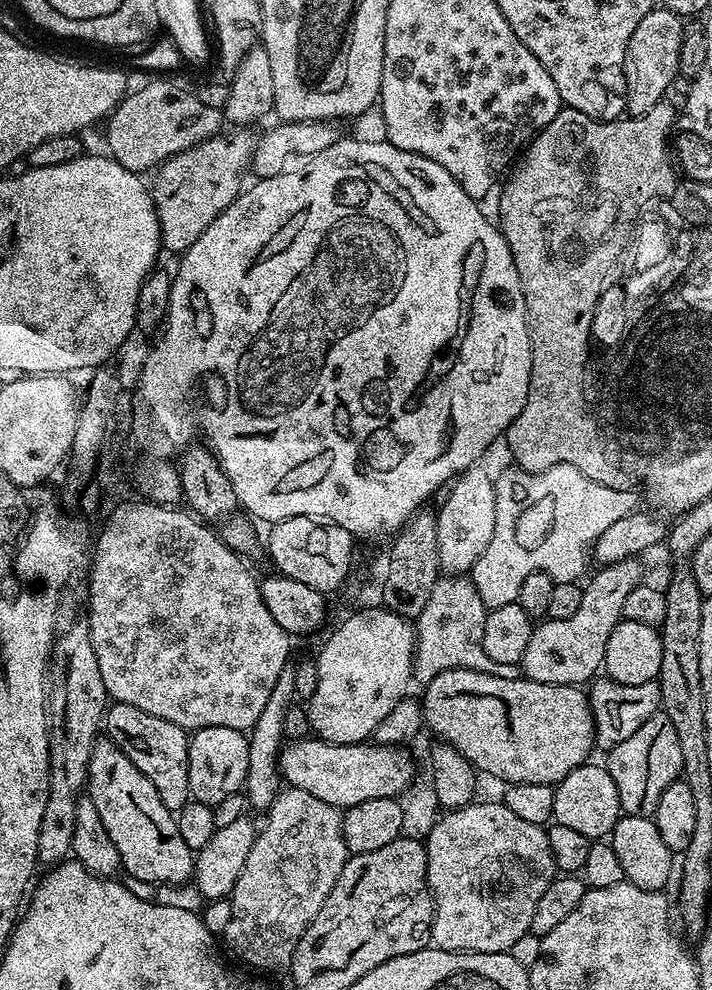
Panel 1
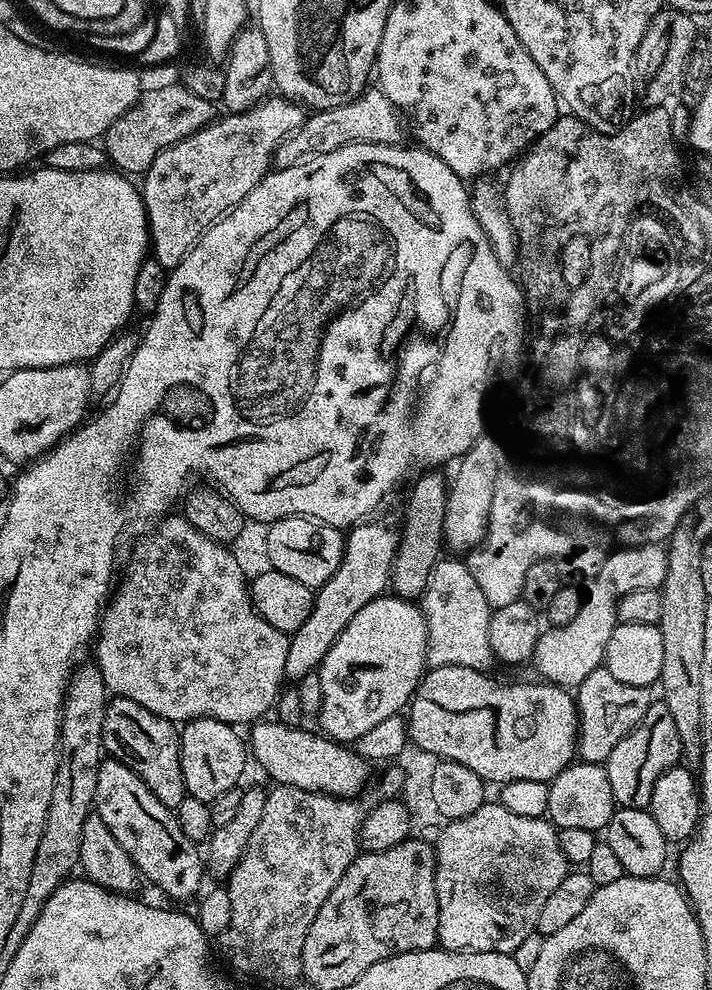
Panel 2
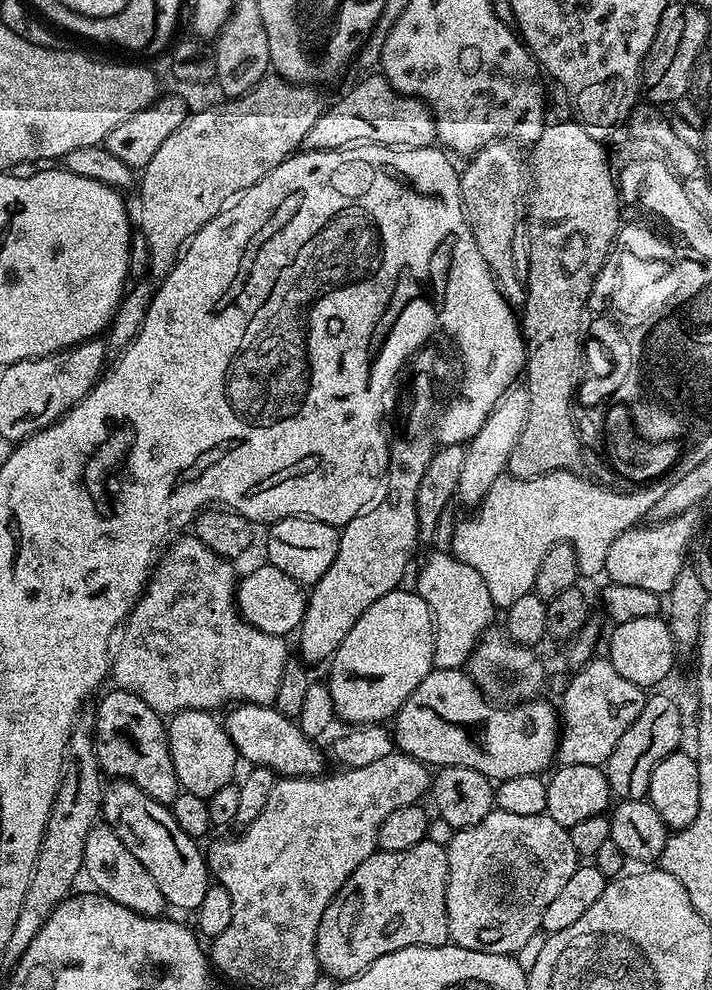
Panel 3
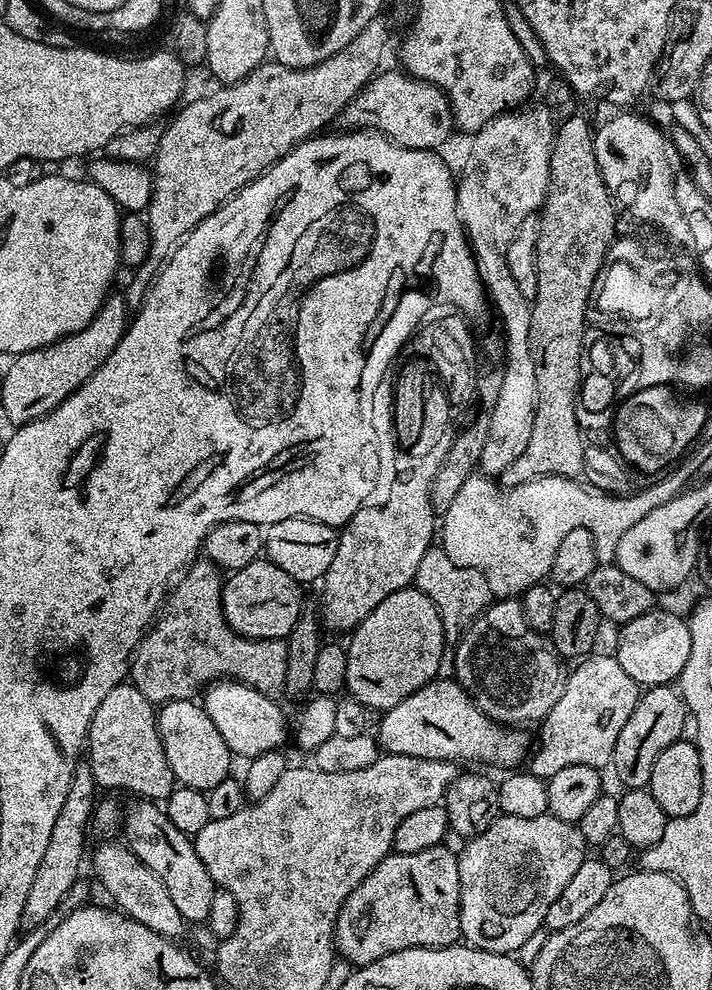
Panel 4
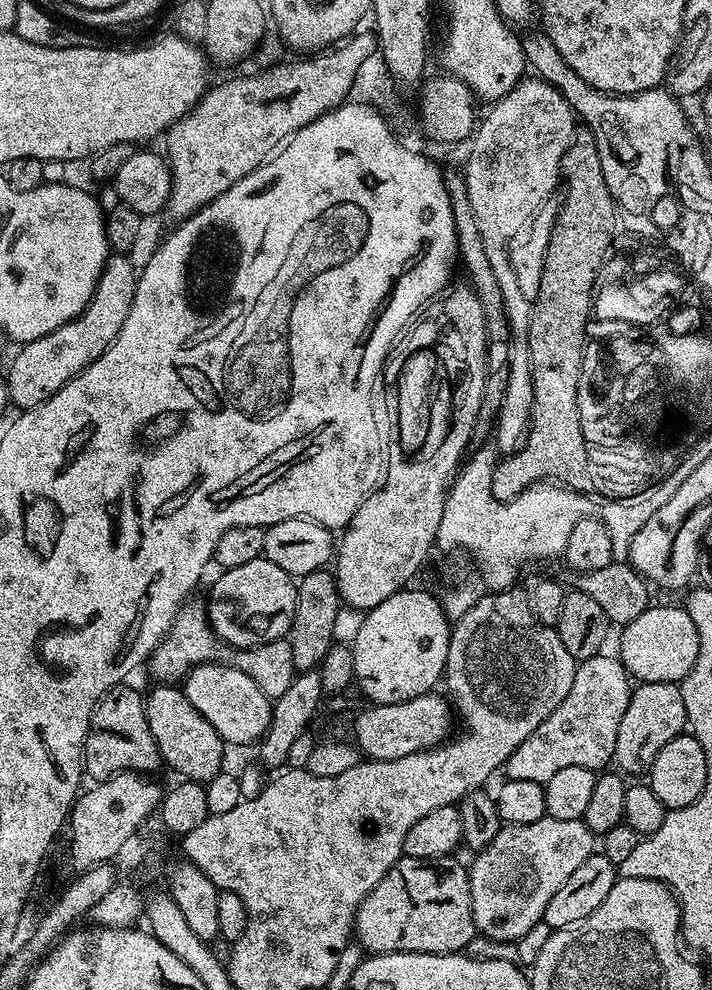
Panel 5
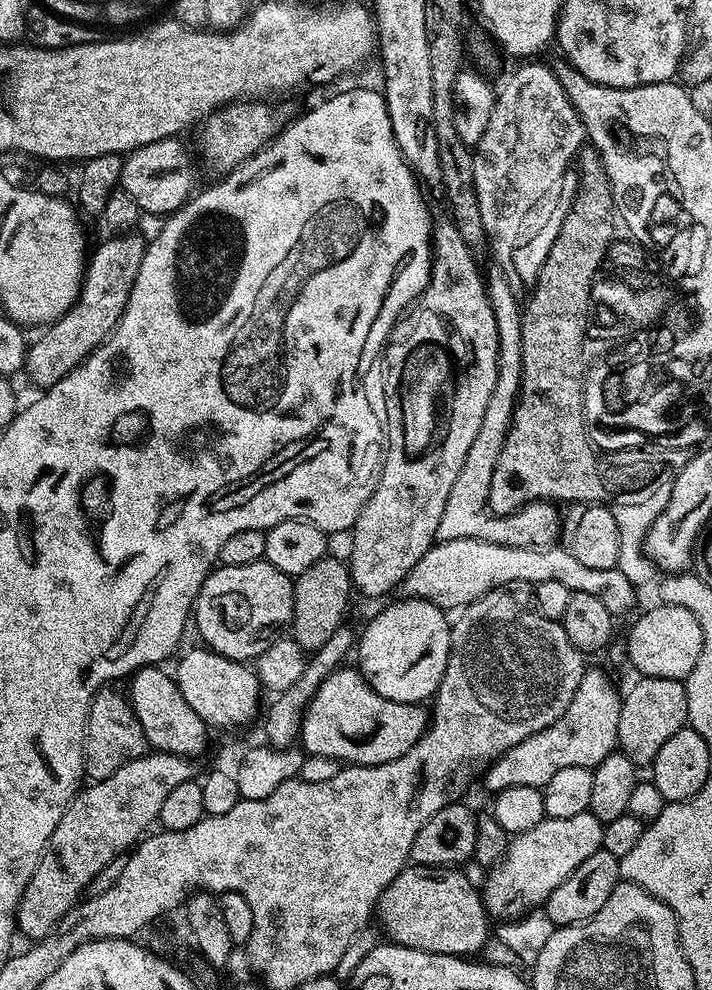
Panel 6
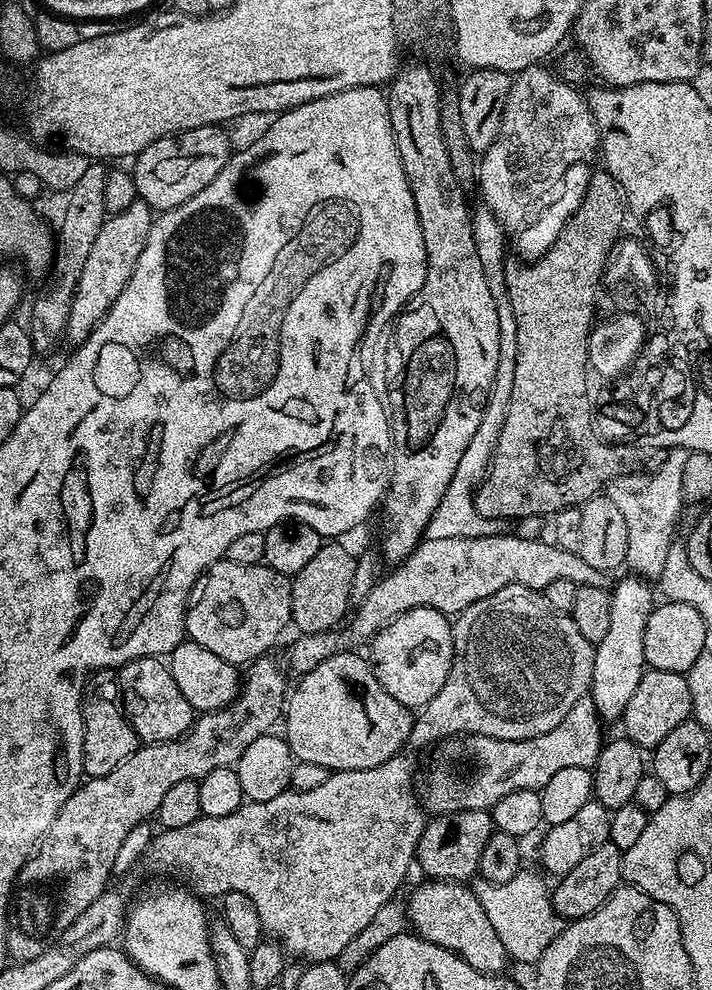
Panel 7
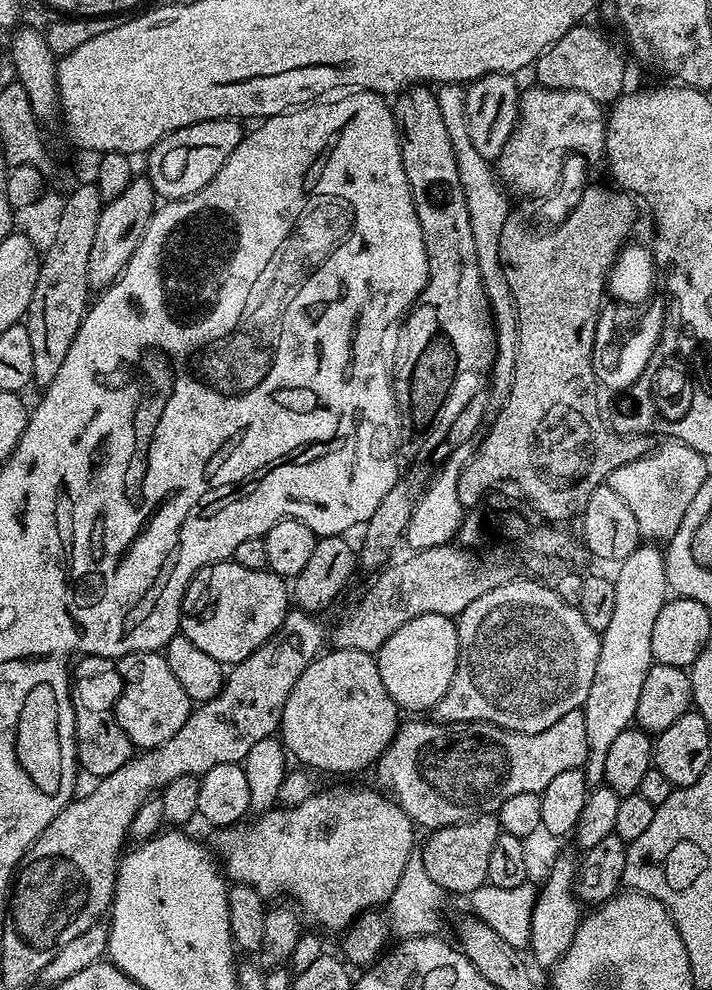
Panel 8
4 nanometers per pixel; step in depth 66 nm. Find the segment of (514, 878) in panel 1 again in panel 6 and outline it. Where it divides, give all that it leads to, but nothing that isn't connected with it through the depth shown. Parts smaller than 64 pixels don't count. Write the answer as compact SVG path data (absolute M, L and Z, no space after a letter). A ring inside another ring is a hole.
M590 811L574 814L574 818L557 820L545 818L542 822L538 822L538 826L534 826L534 830L515 833L508 841L504 857L487 869L486 879L482 885L485 908L493 917L501 916L500 920L504 922L539 909L548 895L558 886L562 886L562 882L566 882L566 878L570 878L570 874L574 874L574 870L578 870L578 866L582 866L582 862L586 862L590 854L601 851L603 833L604 825L598 818L594 818L594 814Z

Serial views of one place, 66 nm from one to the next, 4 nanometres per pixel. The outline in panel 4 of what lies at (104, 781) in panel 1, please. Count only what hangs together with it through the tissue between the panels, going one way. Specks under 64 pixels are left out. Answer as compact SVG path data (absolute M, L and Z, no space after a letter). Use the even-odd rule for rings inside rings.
M143 798L132 803L136 804L125 807L122 812L122 833L128 839L124 839L126 847L165 884L182 918L189 925L203 925L210 914L210 898L214 898L217 886L206 866L202 866L202 858L198 858L193 837L182 834L159 803Z

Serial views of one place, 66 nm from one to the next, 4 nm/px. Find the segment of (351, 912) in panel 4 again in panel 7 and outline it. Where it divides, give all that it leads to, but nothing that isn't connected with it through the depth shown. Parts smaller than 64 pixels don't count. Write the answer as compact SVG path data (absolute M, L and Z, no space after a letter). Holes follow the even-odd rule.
M428 878L423 881L412 892L412 897L406 900L406 920L409 925L414 927L415 935L421 936L426 942L430 942L434 946L442 946L446 950L456 953L470 966L474 966L474 970L486 972L489 974L500 974L505 970L504 967L510 964L510 957L506 947L502 944L501 939L494 932L494 927L490 924L486 913L482 910L482 905L471 892L469 885L464 882L455 880L438 880Z

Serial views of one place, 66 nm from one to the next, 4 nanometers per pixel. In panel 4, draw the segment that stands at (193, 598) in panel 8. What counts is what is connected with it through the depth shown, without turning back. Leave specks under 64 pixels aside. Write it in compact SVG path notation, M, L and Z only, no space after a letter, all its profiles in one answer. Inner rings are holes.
M261 558L250 562L250 566L242 566L242 570L231 573L223 581L222 591L220 593L220 605L224 607L224 617L232 629L239 634L251 640L284 640L294 630L294 622L298 622L302 605L300 605L301 585L286 570L278 570L267 560Z

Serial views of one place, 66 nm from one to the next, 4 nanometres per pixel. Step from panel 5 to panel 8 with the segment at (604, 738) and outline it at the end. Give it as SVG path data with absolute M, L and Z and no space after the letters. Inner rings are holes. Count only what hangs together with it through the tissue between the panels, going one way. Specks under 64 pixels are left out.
M578 708L570 710L570 714L562 714L562 718L554 722L554 726L534 734L511 732L486 720L427 724L424 718L408 719L397 728L390 746L376 761L375 783L385 793L394 797L396 803L402 806L402 810L406 810L413 824L424 830L445 828L448 824L461 824L463 820L474 820L478 816L499 813L500 804L506 798L514 798L514 794L541 793L546 786L550 786L551 780L557 774L575 768L583 769L588 757L586 718Z

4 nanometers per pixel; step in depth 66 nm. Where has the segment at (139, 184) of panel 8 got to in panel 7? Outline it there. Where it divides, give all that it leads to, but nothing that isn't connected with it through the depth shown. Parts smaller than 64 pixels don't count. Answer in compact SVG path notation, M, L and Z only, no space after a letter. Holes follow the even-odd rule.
M139 198L126 206L126 210L105 219L102 230L98 230L98 238L94 238L94 246L90 246L90 255L82 265L82 274L72 295L70 318L64 327L64 336L72 346L78 346L100 325L118 294L126 290L126 282L130 282L130 274L134 274L134 266L138 266L138 258L146 246L153 219L153 209Z

